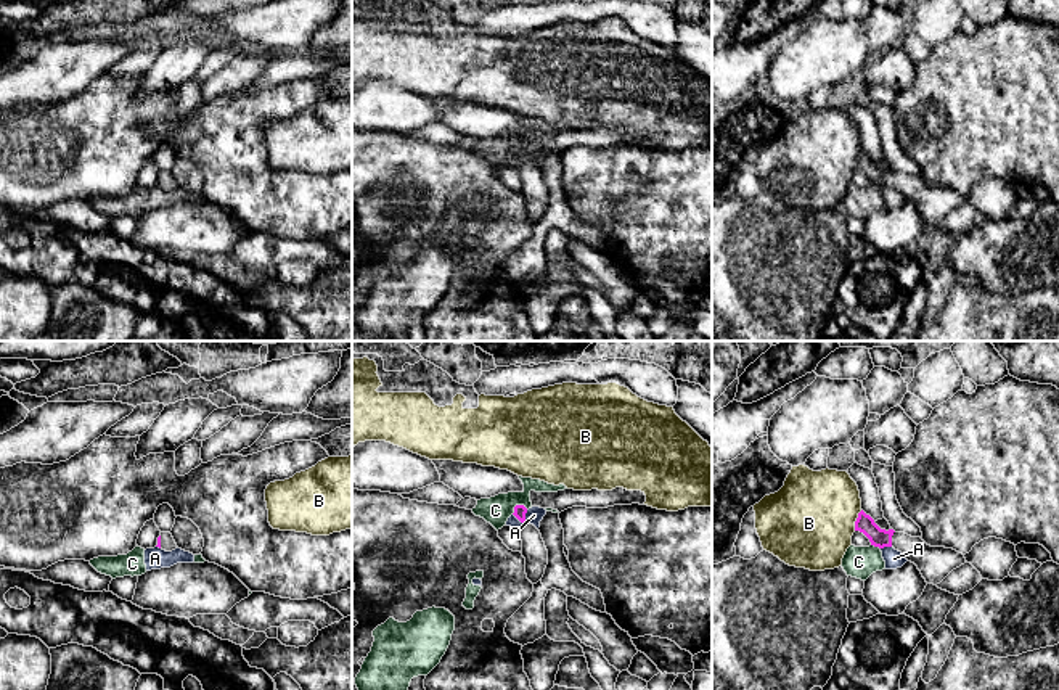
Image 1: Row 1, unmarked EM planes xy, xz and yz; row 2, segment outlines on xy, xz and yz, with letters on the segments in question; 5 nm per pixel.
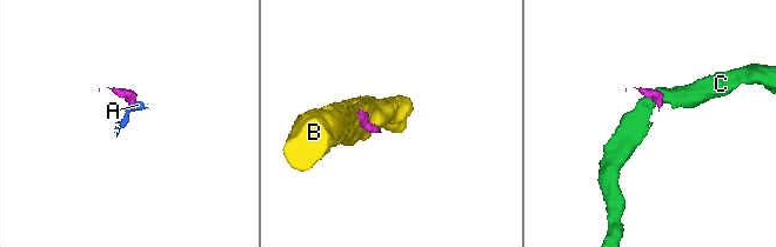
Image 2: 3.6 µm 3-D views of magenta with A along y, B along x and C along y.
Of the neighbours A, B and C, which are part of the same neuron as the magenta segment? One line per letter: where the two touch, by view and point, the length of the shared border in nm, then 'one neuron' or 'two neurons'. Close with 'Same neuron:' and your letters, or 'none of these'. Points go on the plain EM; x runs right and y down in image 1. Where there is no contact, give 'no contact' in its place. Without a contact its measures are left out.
A: meets magenta in xz at (523, 161); contact 80 nm long; two neurons
B: meets magenta in yz at (857, 160); contact 110 nm long; two neurons
C: meets magenta in xz at (518, 145); contact 90 nm long; two neurons
Same neuron: none of these

